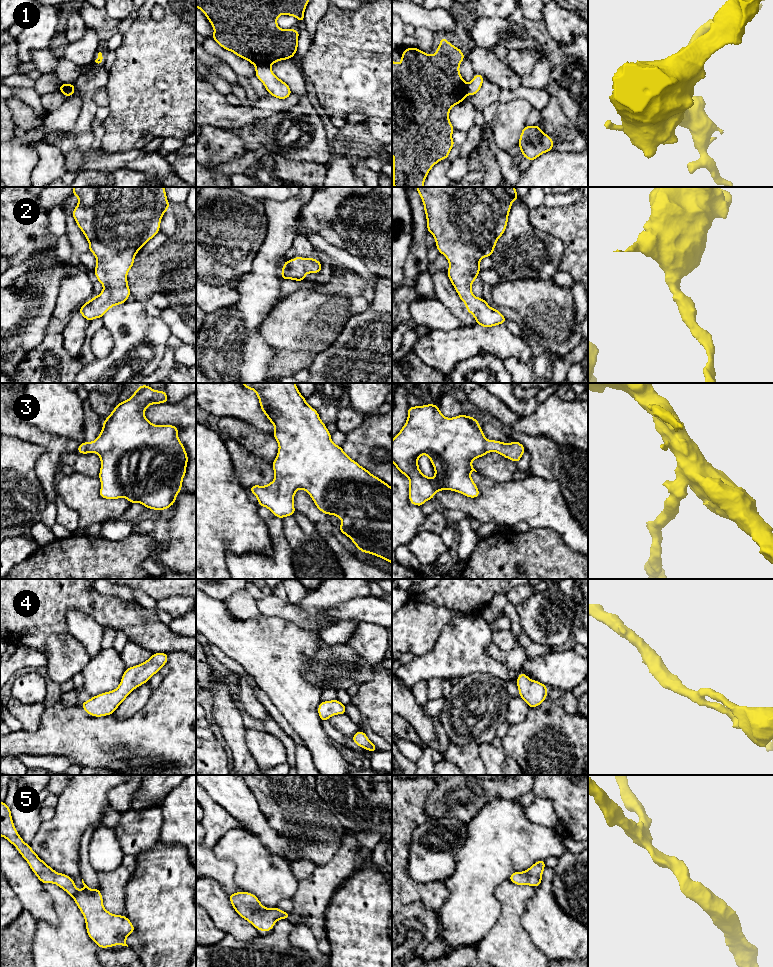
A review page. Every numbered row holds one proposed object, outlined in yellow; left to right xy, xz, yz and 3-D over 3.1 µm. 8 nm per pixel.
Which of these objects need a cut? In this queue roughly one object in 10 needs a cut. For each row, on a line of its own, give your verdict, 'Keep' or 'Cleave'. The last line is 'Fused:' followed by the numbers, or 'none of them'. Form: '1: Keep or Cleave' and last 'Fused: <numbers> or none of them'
1: Cleave
2: Keep
3: Keep
4: Keep
5: Keep
Fused: 1

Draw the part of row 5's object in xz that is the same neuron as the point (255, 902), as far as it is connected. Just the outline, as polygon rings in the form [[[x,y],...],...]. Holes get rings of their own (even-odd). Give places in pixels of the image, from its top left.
[[[237,892],[229,895],[230,902],[239,916],[251,923],[256,929],[267,932],[273,929],[277,920],[289,919],[290,913],[278,907],[265,908],[256,897],[249,892]]]

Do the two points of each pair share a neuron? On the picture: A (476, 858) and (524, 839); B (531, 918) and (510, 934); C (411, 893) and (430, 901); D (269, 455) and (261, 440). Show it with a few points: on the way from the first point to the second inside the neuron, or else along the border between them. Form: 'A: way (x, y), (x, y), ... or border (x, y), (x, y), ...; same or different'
A: way (488, 855), (501, 842), (512, 842); same
B: border (525, 901), (522, 925), (534, 945); different
C: way (416, 893), (422, 893), (425, 896); same
D: way (267, 451), (262, 444); same

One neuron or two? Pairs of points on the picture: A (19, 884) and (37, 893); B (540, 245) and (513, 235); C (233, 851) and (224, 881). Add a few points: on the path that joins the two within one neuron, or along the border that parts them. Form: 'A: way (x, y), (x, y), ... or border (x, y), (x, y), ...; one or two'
A: way (23, 884), (33, 893); one
B: way (533, 245), (525, 245), (520, 240); one
C: border (212, 849), (234, 864), (236, 884); two

